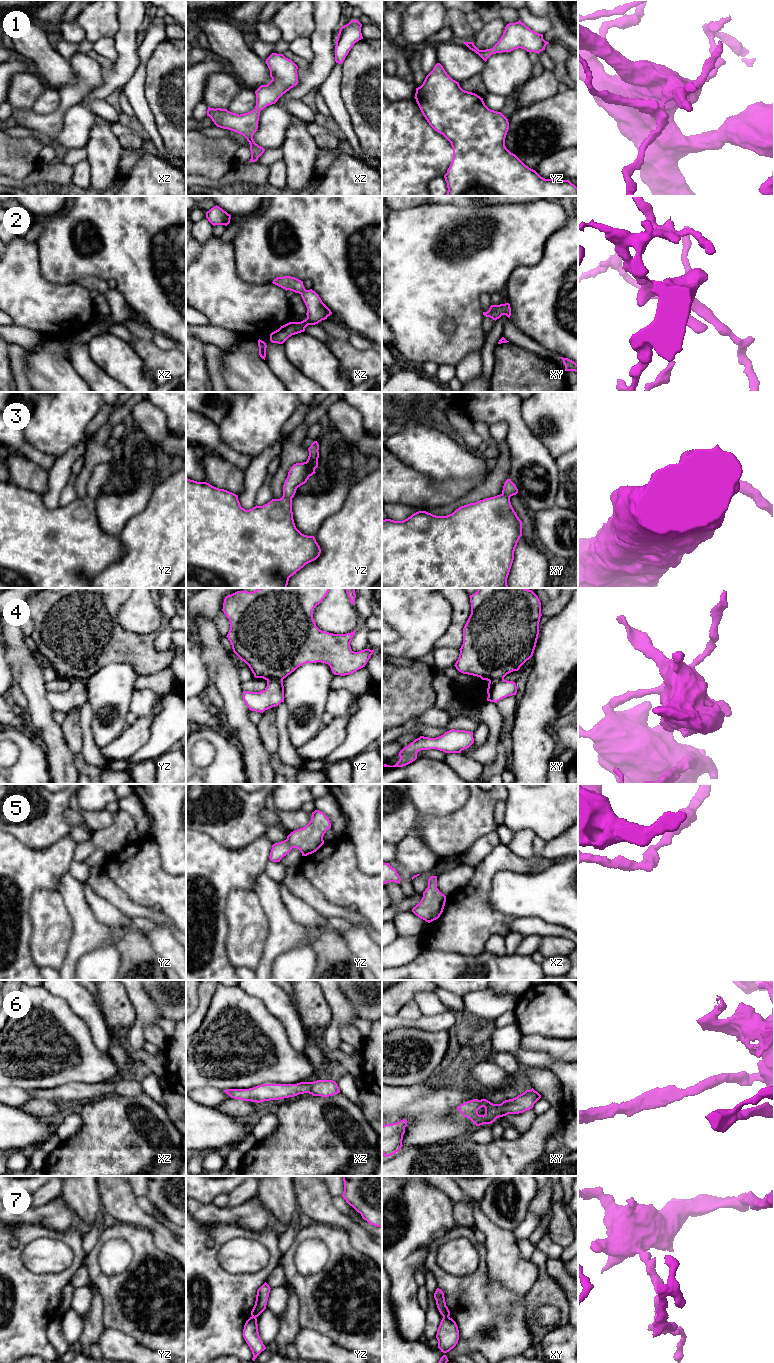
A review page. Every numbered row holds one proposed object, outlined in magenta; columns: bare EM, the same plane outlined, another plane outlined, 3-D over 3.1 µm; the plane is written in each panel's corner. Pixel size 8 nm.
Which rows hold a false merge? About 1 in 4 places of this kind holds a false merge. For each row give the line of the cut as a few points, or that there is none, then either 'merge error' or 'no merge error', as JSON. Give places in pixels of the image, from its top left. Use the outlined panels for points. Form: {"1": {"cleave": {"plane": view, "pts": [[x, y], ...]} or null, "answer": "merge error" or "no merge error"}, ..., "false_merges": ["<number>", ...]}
{"1": {"cleave": null, "answer": "no merge error"}, "2": {"cleave": null, "answer": "no merge error"}, "3": {"cleave": null, "answer": "no merge error"}, "4": {"cleave": {"plane": "yz", "pts": [[282, 679], [267, 680]]}, "answer": "merge error"}, "5": {"cleave": null, "answer": "no merge error"}, "6": {"cleave": null, "answer": "no merge error"}, "7": {"cleave": {"plane": "xy", "pts": [[443, 1316], [448, 1317]]}, "answer": "merge error"}, "false_merges": ["4", "7"]}

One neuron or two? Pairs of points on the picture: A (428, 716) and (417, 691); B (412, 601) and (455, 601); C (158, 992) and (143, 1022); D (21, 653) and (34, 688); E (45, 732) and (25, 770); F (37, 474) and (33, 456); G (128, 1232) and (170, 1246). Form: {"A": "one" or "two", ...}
{"A": "two", "B": "two", "C": "two", "D": "one", "E": "two", "F": "two", "G": "two"}

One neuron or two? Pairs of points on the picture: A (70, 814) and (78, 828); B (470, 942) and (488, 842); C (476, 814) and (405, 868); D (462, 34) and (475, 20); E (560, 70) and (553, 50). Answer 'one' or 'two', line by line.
A: one
B: two
C: two
D: two
E: one

